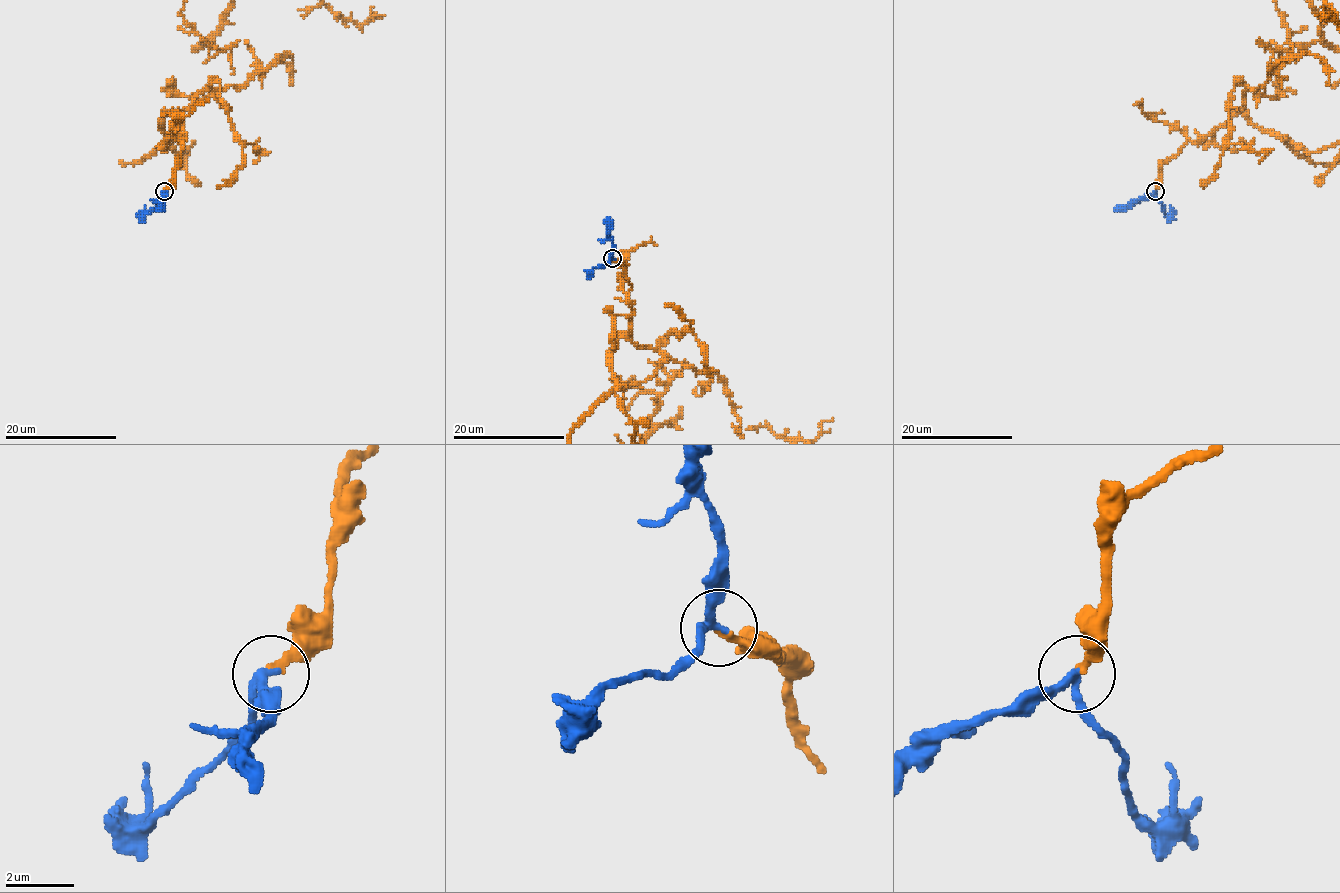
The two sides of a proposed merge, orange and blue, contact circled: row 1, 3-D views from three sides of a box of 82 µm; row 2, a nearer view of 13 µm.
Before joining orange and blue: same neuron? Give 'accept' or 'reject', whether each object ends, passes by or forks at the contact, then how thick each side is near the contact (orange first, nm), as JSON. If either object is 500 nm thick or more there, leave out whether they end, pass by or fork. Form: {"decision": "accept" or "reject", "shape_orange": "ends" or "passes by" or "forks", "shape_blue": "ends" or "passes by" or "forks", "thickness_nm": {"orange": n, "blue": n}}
{"decision": "accept", "shape_orange": "ends", "shape_blue": "passes by", "thickness_nm": {"orange": 240, "blue": 240}}

